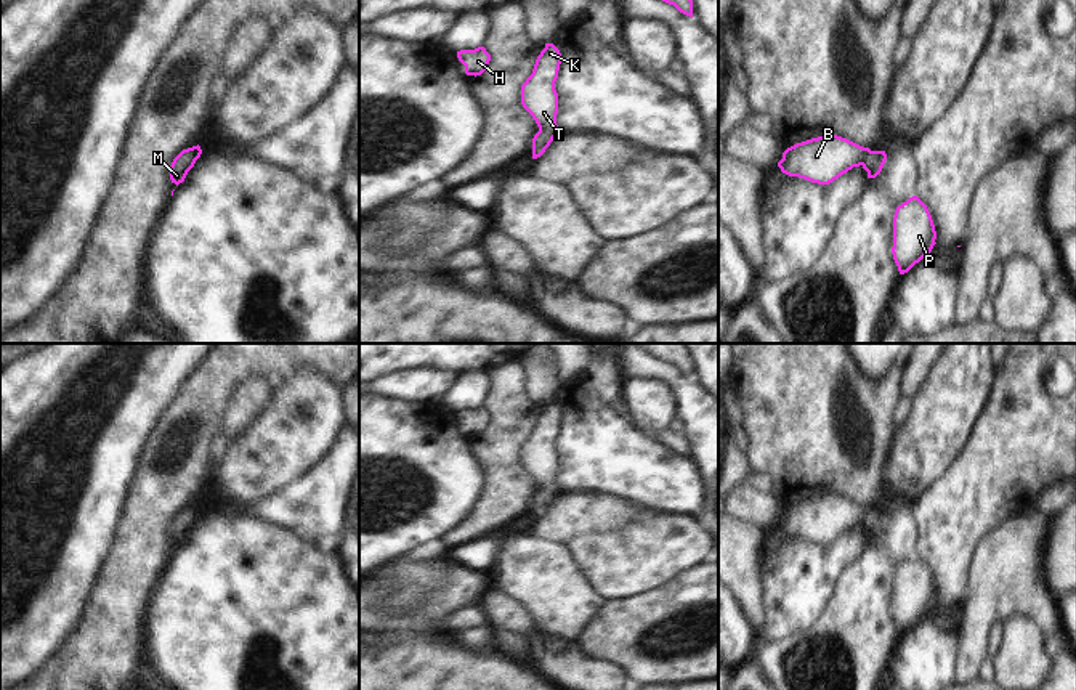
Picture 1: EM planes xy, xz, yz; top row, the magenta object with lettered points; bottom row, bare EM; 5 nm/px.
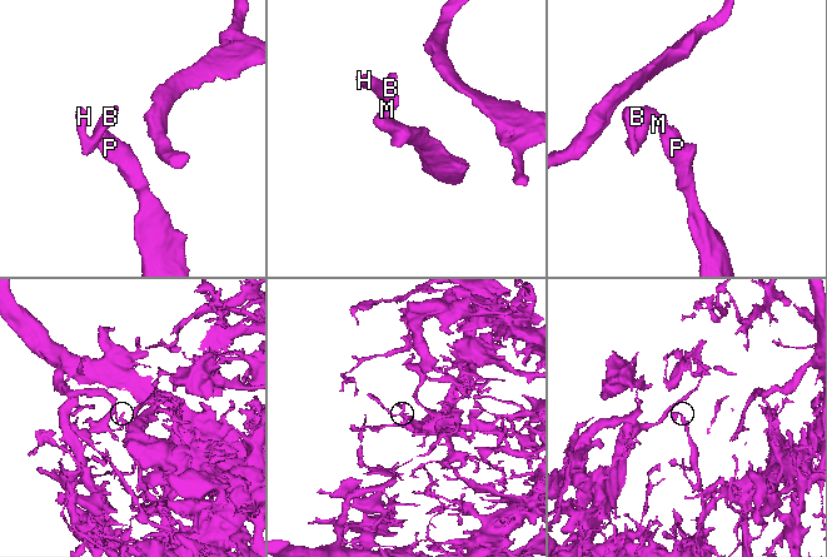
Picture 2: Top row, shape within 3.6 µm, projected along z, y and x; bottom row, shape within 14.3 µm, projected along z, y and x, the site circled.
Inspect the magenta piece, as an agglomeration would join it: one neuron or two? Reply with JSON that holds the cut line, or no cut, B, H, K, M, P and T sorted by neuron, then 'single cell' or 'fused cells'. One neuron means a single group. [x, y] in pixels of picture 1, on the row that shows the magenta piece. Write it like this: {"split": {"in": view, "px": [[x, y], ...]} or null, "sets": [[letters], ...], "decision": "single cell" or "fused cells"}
{"split": null, "sets": [["B", "H", "K", "M", "P", "T"]], "decision": "single cell"}

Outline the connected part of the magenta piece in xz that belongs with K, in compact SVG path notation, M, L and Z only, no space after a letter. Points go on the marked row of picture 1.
M545 43L532 74L521 85L521 104L539 127L532 138L532 159L540 157L553 138L561 133L556 125L558 93L555 90L560 64L560 50L553 43Z

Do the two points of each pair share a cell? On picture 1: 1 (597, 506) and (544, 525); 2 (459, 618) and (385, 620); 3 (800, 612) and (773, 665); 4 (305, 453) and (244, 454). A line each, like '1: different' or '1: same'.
1: same
2: different
3: different
4: same

